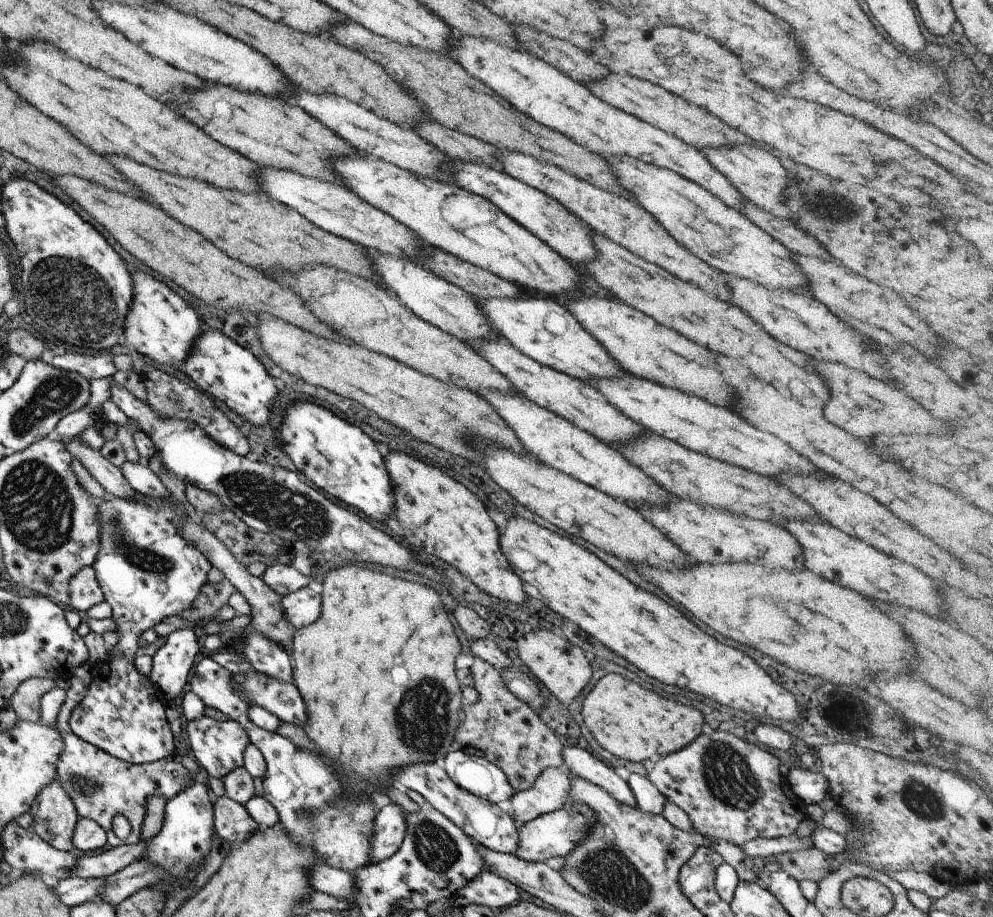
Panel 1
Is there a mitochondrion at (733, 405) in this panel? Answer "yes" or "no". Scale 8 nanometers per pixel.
no

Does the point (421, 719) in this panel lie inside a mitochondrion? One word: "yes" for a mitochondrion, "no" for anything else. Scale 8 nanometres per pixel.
yes

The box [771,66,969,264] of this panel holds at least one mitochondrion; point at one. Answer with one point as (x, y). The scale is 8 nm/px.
(827, 207)

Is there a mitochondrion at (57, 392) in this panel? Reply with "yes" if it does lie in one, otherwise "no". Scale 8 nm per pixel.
yes

